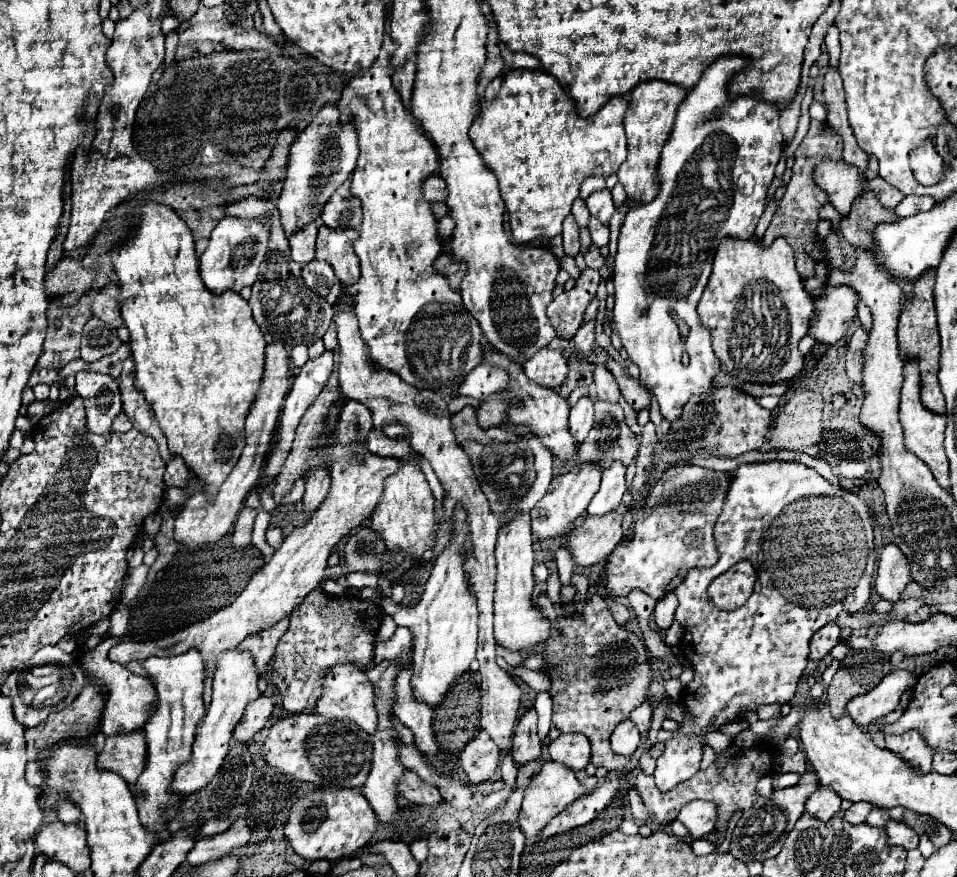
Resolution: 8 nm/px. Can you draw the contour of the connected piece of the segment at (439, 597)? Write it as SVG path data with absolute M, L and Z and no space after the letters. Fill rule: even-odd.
M455 507L453 525L455 525L453 539L433 563L421 601L417 605L406 606L393 603L389 597L381 597L383 611L391 615L397 625L409 627L415 637L411 687L415 699L427 703L429 707L437 707L443 701L455 679L469 669L477 649L477 603L473 593L469 591L467 575L463 571L465 561L463 549L469 547L469 537L467 537L467 515L461 507Z

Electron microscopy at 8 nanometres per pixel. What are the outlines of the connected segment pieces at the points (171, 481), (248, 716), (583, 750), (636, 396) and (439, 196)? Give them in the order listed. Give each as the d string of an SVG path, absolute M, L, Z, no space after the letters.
M171 457L171 461L167 463L167 471L163 477L167 487L181 487L185 489L189 483L189 469L185 467L181 457Z
M263 695L263 697L259 697L259 699L251 701L251 703L247 705L241 721L239 721L237 727L235 727L233 739L235 739L235 741L241 741L241 743L251 741L253 735L259 733L259 731L267 725L267 721L269 721L269 717L271 717L271 713L273 713L273 707L275 707L275 699L273 699L273 697L265 697L265 695Z
M561 733L555 741L549 743L547 749L553 761L559 761L573 771L583 771L589 763L589 739L585 739L581 733Z
M607 357L605 365L607 365L607 367L609 367L609 371L613 373L613 377L617 379L617 383L619 383L619 389L621 389L623 397L627 399L627 403L629 403L637 413L639 413L639 411L643 411L643 409L649 409L649 407L651 407L649 391L647 391L641 383L637 383L635 379L631 379L631 377L627 375L627 371L625 371L623 367L619 367L619 363L617 363L617 361L613 361L611 357Z
M433 175L433 179L429 177L423 185L423 193L425 193L425 199L427 201L439 201L439 203L445 203L447 199L447 187L445 187L445 181L439 177L439 175Z

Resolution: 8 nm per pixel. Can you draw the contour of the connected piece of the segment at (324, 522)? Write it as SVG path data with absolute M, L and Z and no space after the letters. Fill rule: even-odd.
M347 401L341 411L341 417L339 417L337 431L333 435L337 443L323 449L327 453L327 459L331 465L333 485L329 489L329 495L325 497L325 503L321 503L321 509L315 511L313 519L307 525L295 527L285 537L283 545L275 551L273 559L251 577L245 591L229 607L223 607L217 613L213 613L211 617L179 631L179 637L175 643L177 655L197 647L203 657L203 665L205 665L205 673L207 673L207 663L213 661L217 665L217 659L223 651L235 649L245 637L249 637L257 631L263 631L265 627L273 627L283 617L291 615L293 609L299 607L301 599L305 599L305 595L309 595L309 591L317 589L317 585L323 579L323 571L327 567L329 551L333 551L333 547L343 537L347 537L351 531L355 531L357 527L363 527L367 523L369 515L373 513L373 507L381 501L381 491L385 489L385 479L389 475L393 475L393 471L397 471L399 467L397 457L381 459L381 457L365 451L365 439L372 428L373 421L369 409L365 409L365 405L361 405L361 403ZM355 429L358 430L357 436L360 440L357 457L351 455L351 449L353 449L351 441L355 441Z

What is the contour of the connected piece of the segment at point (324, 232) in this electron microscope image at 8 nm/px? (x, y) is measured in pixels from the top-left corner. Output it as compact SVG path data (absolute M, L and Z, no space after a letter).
M325 225L319 227L317 235L317 259L327 261L337 279L343 285L353 285L359 279L359 259L353 251L353 241L357 239L355 229L329 229Z

